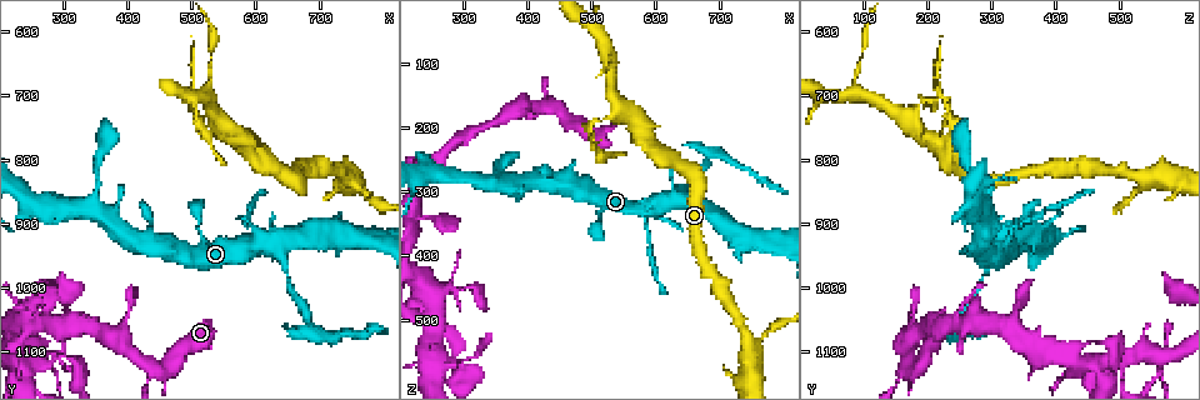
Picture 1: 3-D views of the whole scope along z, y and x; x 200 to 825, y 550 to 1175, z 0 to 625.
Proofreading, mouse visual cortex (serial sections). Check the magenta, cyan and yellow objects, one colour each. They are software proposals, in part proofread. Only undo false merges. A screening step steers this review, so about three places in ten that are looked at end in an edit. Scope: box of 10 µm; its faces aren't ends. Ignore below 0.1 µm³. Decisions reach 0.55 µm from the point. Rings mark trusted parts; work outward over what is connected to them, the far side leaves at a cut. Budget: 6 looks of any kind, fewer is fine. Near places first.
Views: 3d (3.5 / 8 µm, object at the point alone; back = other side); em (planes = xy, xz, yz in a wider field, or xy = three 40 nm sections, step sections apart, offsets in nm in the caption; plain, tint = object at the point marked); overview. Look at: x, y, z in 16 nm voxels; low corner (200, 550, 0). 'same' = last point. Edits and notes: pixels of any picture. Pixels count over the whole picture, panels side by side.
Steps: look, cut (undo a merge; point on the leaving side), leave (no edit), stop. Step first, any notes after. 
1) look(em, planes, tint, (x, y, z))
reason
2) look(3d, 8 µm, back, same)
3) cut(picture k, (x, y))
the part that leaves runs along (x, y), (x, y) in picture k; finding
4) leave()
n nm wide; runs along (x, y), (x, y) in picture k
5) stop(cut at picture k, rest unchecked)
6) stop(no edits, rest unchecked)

look(3d, 3.5 µm, (745, 825, 540))
thin arm on a thick one

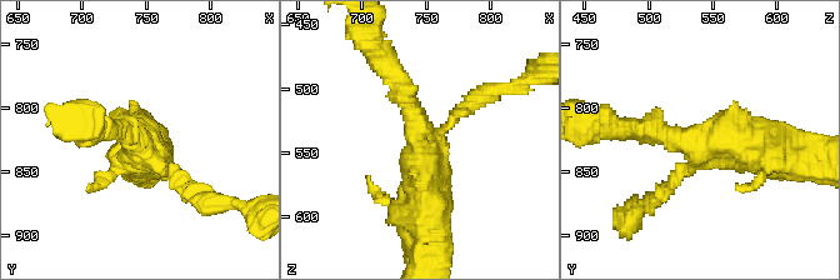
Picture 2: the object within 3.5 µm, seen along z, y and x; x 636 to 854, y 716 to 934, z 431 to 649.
look(em, xy, step 5, plain, (744, 830, 538))
3 arms; arms of 150, 300, 500 nm; now the EM

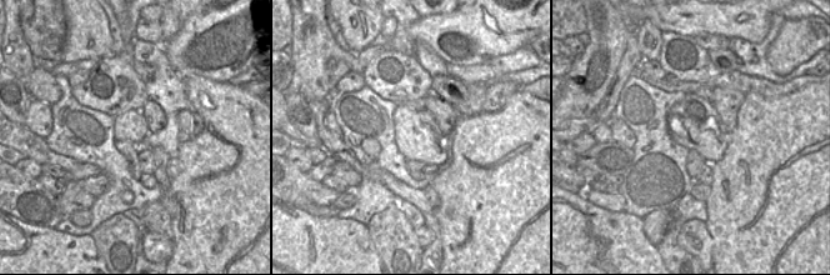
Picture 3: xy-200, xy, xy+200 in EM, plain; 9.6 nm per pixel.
look(em, xy, step 5, tint, same)

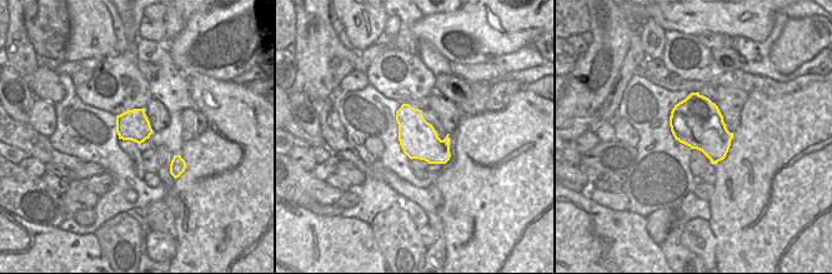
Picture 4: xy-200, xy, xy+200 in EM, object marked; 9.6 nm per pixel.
leave()
runs along (388, 68), (415, 115), (426, 221) in picture 2; continuous, no second cell

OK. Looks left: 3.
look(3d, 3.5 µm, (640, 945, 300))
sudden change in width

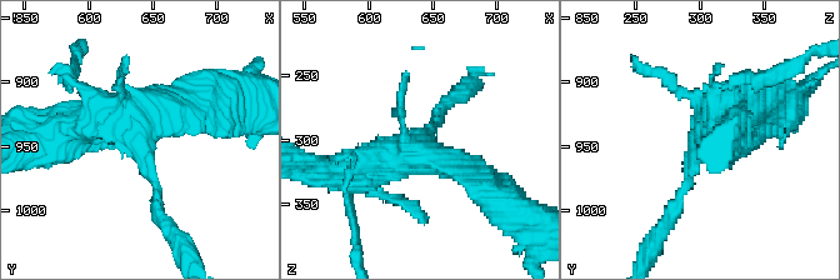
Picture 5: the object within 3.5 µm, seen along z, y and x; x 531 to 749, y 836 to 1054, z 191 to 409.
look(em, planes, tint, (636, 946, 300))
now the EM

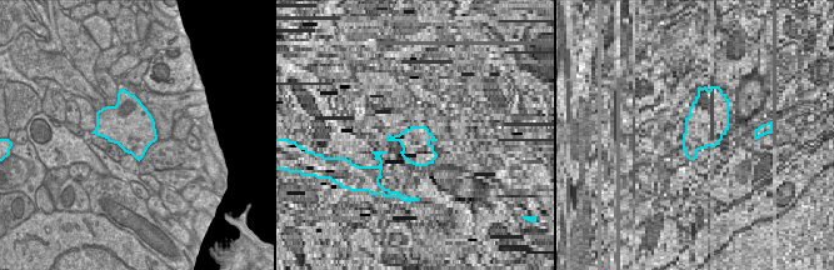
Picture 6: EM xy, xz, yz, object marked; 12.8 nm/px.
leave()
600 nm wide; runs along (54, 139), (200, 100) in picture 5; continuous, no second cell

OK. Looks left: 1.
stop(no edits, rest unchecked)

